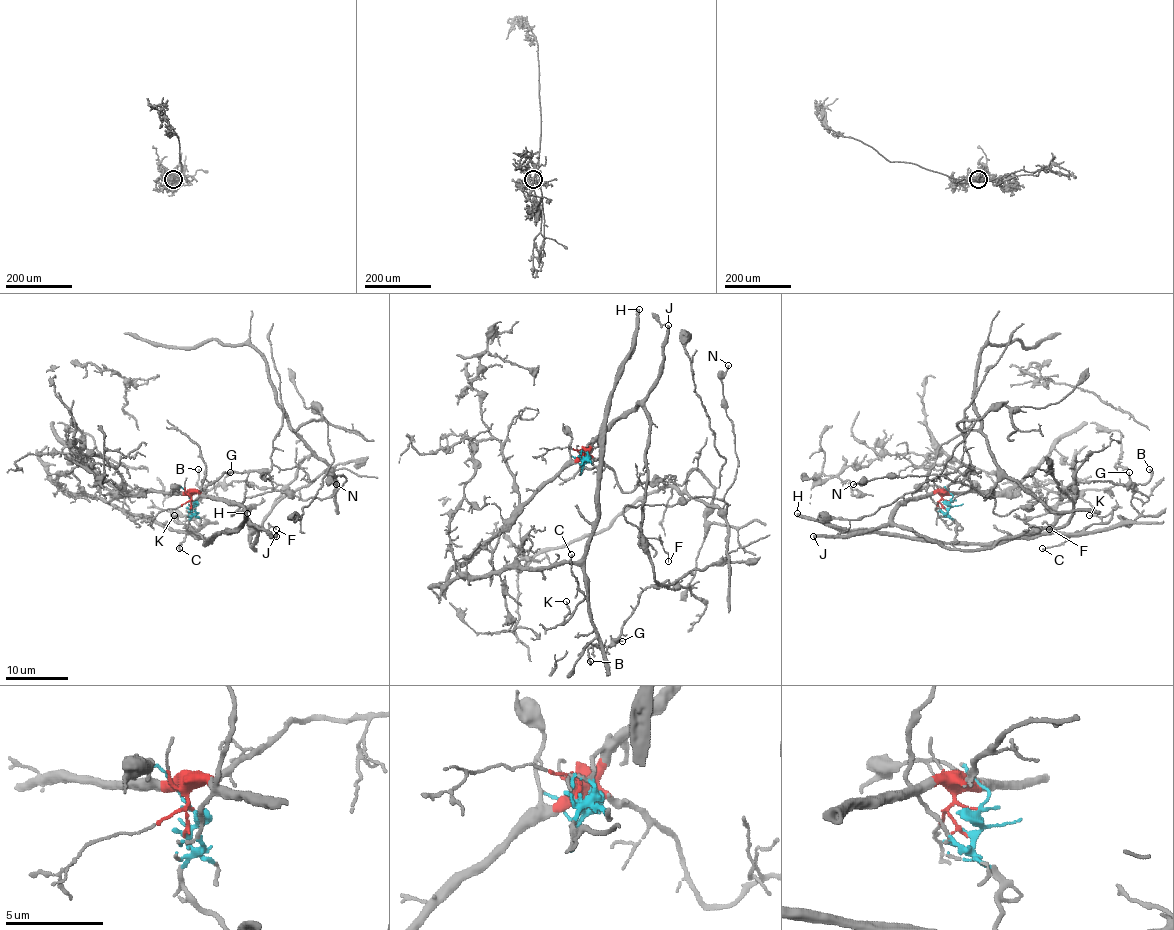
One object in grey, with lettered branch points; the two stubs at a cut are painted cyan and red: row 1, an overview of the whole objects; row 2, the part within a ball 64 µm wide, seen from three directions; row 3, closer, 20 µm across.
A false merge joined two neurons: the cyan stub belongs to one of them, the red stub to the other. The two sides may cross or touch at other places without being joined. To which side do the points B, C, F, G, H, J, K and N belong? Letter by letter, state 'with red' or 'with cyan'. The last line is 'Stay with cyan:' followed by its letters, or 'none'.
B: with cyan
C: with cyan
F: with red
G: with cyan
H: with cyan
J: with red
K: with cyan
N: with red
Stay with cyan: B, C, G, H, K

